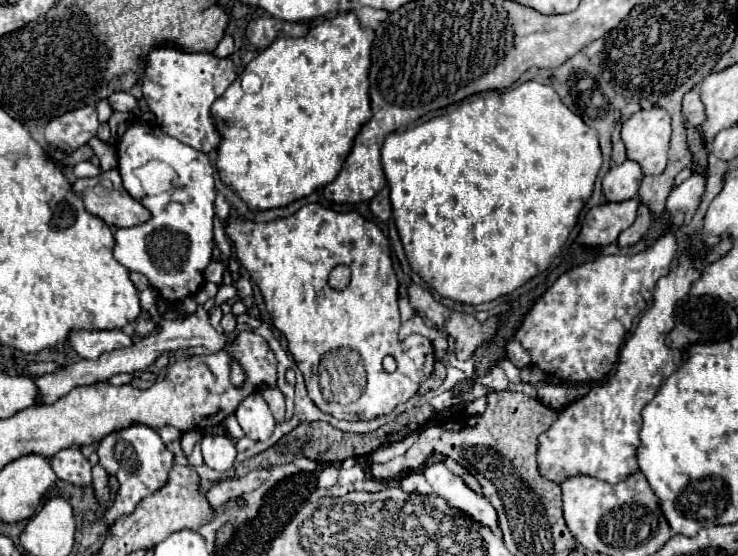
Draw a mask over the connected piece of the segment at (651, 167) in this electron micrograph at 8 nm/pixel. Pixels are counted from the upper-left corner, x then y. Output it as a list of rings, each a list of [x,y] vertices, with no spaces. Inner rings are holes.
[[[653,107],[631,115],[623,127],[621,137],[627,149],[627,159],[641,165],[643,175],[659,175],[667,165],[667,151],[671,139],[671,115]]]

